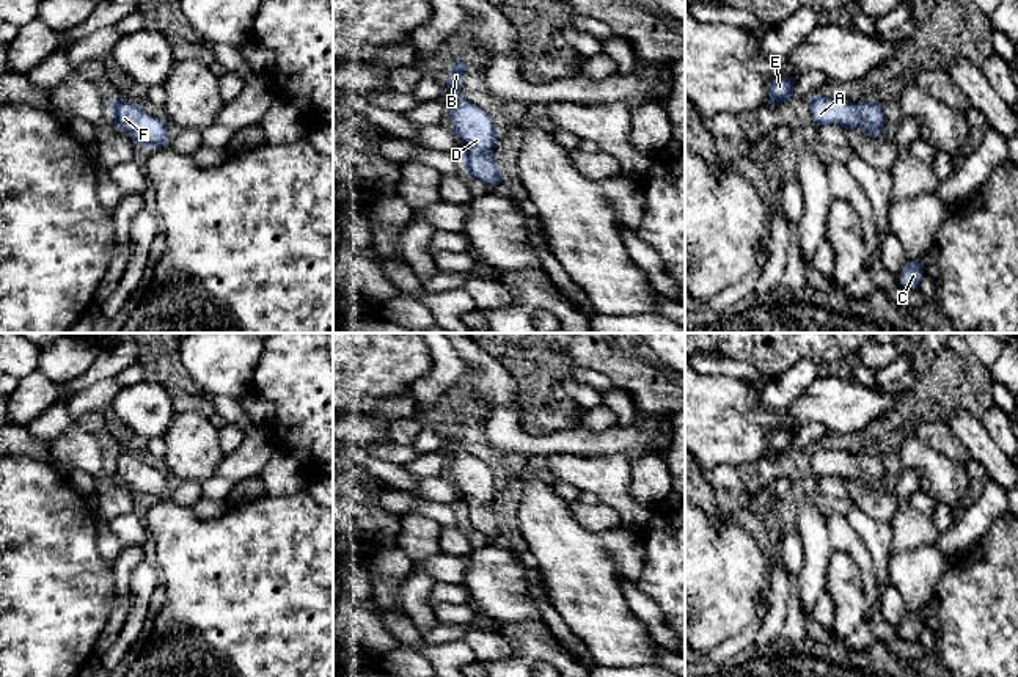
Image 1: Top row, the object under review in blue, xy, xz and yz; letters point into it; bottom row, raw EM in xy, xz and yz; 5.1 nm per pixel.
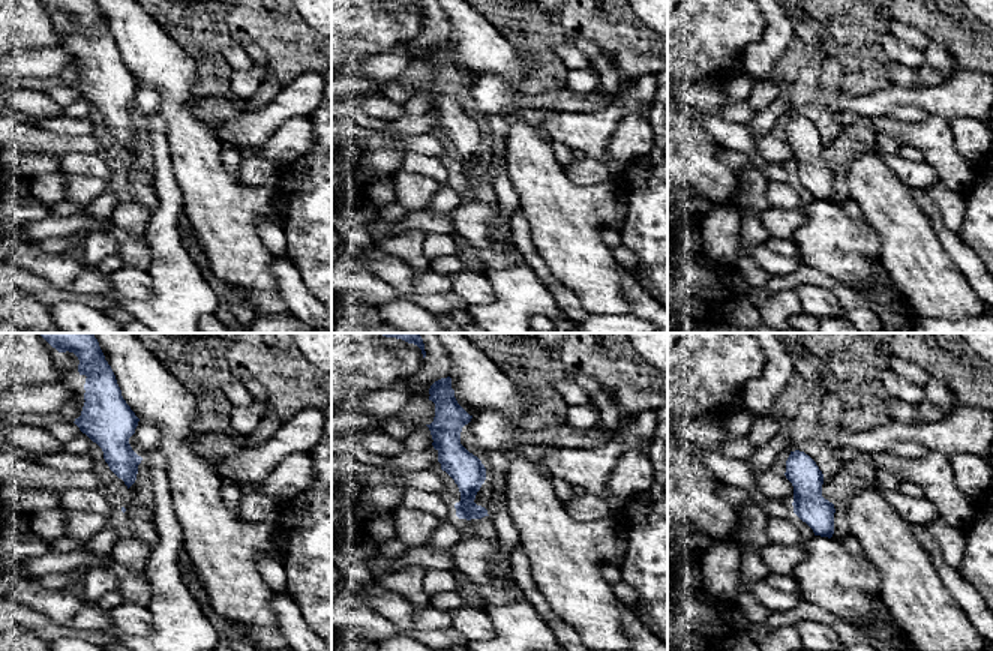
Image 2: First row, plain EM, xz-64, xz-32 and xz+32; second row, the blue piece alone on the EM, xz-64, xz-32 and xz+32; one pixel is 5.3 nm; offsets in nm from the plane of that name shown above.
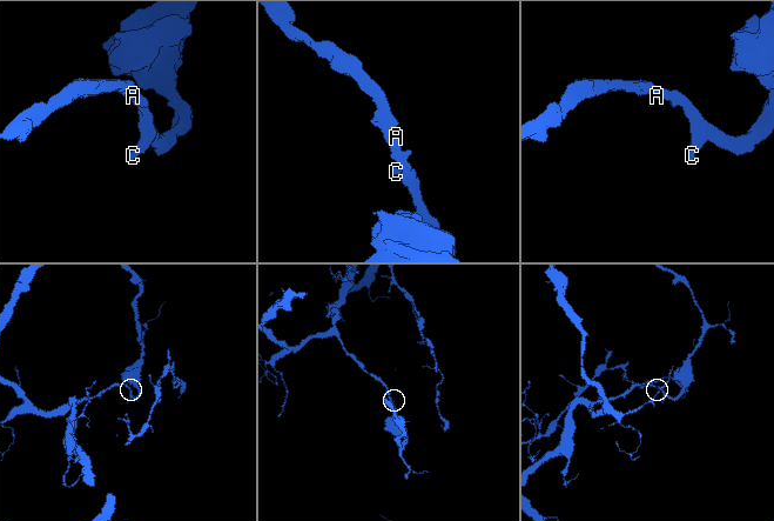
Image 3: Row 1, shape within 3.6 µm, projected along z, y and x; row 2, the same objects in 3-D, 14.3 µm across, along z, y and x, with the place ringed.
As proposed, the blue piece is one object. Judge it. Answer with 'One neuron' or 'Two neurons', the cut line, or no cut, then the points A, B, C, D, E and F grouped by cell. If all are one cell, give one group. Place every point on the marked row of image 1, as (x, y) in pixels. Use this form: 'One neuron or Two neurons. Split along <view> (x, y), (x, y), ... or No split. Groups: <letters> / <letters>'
One neuron. No split. Groups: A B C D E F

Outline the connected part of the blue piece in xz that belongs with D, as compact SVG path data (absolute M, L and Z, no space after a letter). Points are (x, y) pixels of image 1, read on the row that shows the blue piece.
M457 58L446 77L446 88L451 93L449 113L452 130L462 141L463 171L482 181L487 187L496 185L503 173L493 156L500 132L492 118L462 94L460 80L468 66Z

